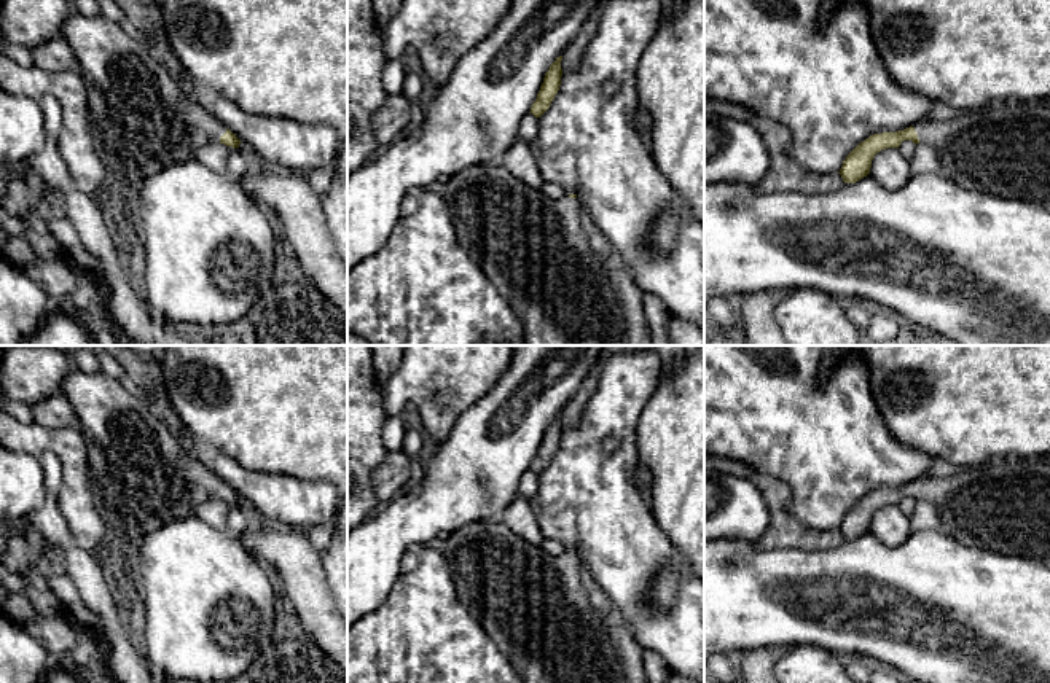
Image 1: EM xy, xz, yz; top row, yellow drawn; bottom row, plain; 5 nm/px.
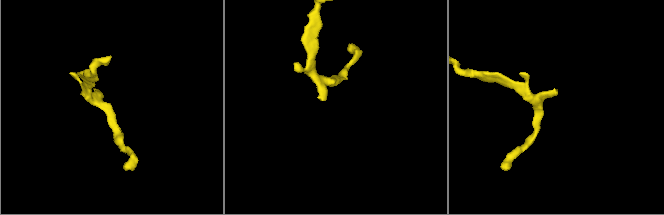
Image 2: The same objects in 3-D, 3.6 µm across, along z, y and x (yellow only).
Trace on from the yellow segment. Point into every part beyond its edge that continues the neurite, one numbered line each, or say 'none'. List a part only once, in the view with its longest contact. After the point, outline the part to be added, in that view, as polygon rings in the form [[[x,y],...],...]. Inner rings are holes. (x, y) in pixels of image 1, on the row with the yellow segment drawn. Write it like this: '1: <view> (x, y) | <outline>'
1: yz (1002, 148) | [[[1010,99],[1010,100],[1004,100],[1004,102],[989,103],[980,110],[962,111],[956,119],[943,123],[943,124],[935,124],[931,121],[931,118],[926,118],[926,119],[915,123],[913,127],[918,134],[919,143],[932,146],[937,151],[937,154],[940,156],[940,174],[945,178],[950,178],[954,183],[958,183],[967,189],[977,189],[977,191],[996,194],[999,197],[1021,199],[1021,201],[1040,204],[1040,205],[1050,209],[1050,105],[1048,103],[1045,103],[1042,100]]]

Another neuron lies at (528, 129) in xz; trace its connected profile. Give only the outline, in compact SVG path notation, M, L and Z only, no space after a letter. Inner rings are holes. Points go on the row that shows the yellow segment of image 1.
M527 113L519 123L518 137L526 142L531 142L535 139L537 131L539 131L537 118L532 113Z

